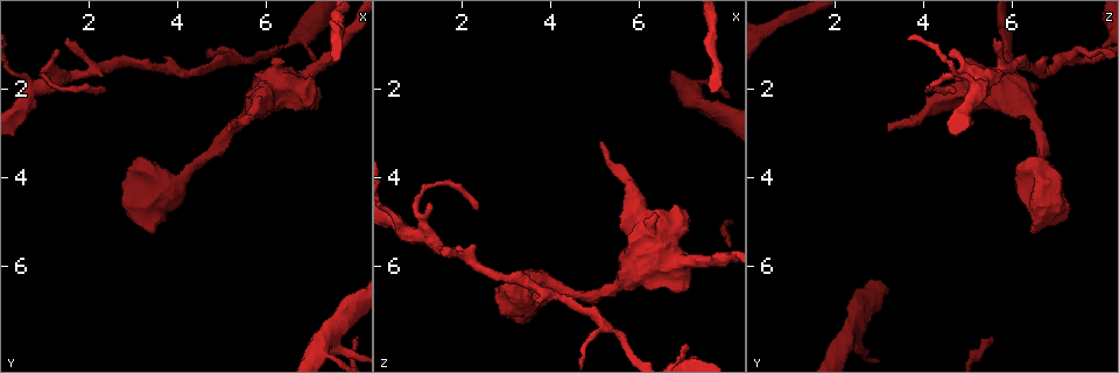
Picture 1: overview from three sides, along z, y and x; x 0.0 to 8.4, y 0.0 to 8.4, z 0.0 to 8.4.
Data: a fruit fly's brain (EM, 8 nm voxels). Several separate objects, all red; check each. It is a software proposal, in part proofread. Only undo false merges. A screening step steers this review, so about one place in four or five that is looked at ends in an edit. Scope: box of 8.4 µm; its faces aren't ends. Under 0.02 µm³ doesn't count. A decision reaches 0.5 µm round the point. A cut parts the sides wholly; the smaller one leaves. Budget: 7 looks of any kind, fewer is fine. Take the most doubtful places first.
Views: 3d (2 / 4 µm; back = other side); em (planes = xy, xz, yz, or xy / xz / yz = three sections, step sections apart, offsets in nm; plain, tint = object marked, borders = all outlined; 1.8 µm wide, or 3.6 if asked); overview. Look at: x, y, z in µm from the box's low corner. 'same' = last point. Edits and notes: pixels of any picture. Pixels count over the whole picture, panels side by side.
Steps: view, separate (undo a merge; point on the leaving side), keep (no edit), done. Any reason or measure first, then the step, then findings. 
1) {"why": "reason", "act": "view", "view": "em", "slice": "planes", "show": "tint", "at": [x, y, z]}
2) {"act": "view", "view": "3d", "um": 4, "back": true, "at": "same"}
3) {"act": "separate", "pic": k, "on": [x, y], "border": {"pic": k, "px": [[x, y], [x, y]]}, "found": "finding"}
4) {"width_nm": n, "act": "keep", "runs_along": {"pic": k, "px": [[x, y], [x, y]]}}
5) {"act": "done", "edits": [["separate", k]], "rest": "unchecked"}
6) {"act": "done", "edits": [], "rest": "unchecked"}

{"why": "three arms meet", "act": "view", "view": "em", "slice": "planes", "show": "tint", "at": [1.25, 1.75, 5.35]}

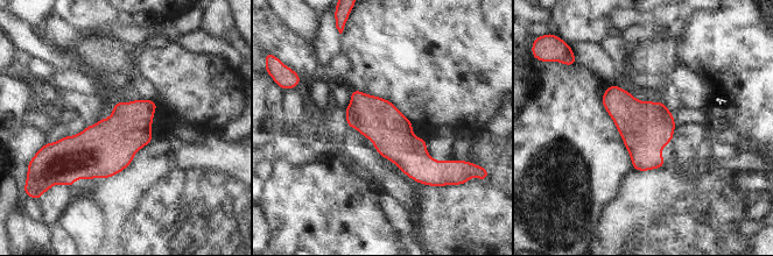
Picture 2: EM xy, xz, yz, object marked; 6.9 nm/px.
{"width_nm": 300, "act": "keep", "runs_along": {"pic": 2, "px": [[355, 93], [428, 169], [436, 170]]}, "found": "continuous, no second neuron"}

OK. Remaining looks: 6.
{"why": "calibre changes", "act": "view", "view": "em", "slice": "planes", "show": "tint", "at": [5.75, 2.55, 4.00]}

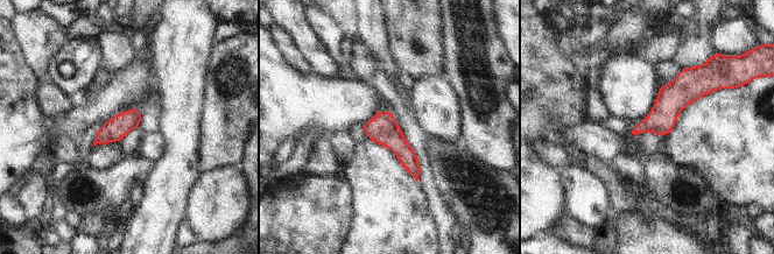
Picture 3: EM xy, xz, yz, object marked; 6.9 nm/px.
{"act": "keep", "found": "one neuron here"}

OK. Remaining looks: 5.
{"why": "arms part here", "act": "view", "view": "em", "slice": "planes", "show": "tint", "at": [7.50, 7.40, 2.40]}

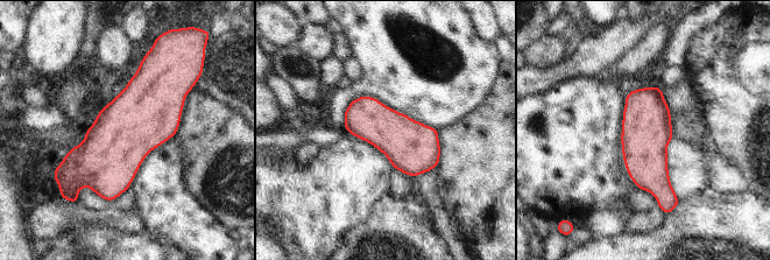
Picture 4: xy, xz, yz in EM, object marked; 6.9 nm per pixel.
{"act": "keep", "found": "continuous, no second neuron"}

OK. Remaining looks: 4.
{"act": "done", "edits": [], "rest": "unchecked"}

